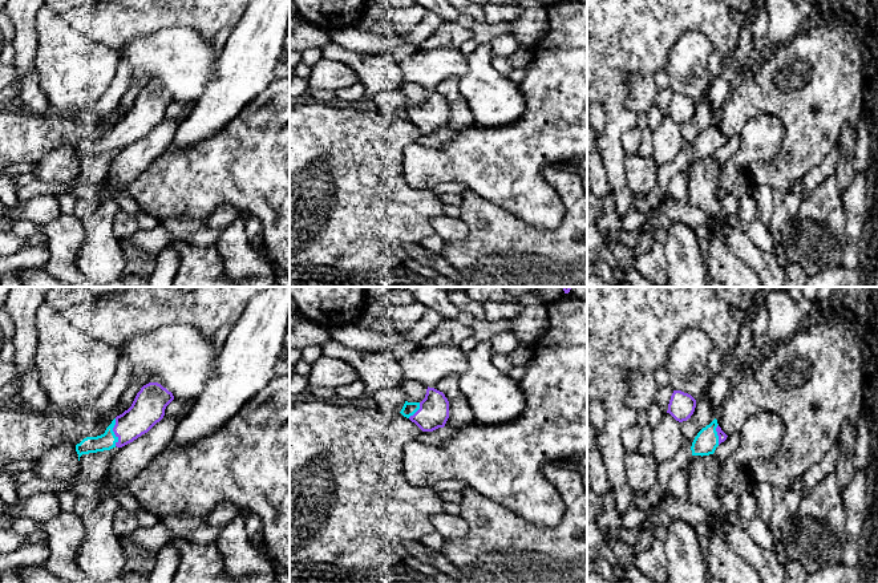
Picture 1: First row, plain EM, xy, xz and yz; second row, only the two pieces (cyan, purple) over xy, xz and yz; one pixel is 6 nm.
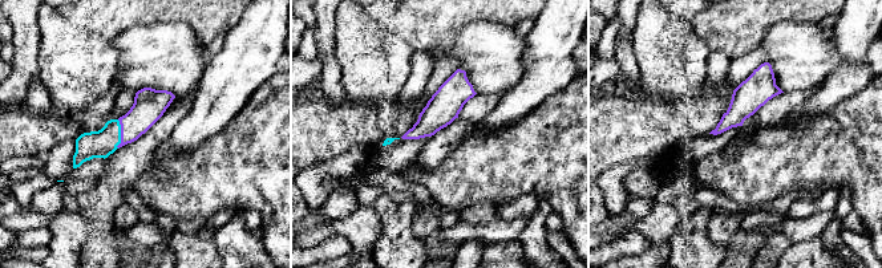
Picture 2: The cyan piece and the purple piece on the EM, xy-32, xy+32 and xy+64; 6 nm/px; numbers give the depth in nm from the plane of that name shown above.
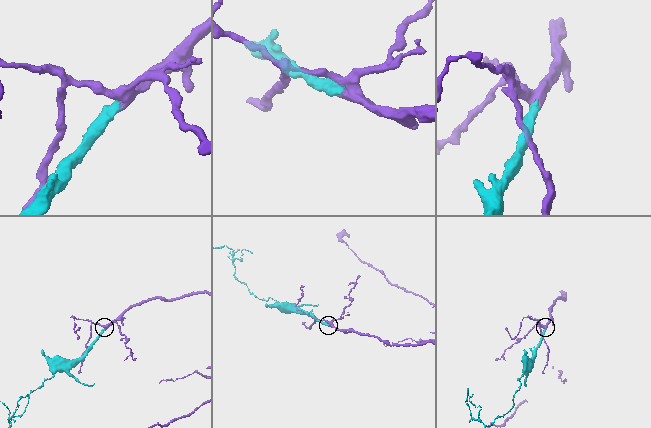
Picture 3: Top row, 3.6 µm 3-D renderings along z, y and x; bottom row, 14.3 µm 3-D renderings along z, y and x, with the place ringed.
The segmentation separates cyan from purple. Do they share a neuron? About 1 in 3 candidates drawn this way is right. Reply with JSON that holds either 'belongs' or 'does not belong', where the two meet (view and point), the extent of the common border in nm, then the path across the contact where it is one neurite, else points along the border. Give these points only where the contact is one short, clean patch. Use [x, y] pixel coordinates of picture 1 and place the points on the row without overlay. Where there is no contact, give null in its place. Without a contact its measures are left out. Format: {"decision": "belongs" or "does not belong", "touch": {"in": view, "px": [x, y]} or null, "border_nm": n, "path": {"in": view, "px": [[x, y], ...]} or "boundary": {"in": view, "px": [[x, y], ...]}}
{"decision": "belongs", "touch": {"in": "xy", "px": [113, 134]}, "border_nm": 170}

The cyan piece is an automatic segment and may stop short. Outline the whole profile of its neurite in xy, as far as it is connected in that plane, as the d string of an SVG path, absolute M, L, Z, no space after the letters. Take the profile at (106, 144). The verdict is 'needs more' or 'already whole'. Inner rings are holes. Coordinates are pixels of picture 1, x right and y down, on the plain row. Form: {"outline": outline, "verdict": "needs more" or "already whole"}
{"outline": "M161 86L143 88L132 109L117 118L104 137L86 139L76 147L78 163L82 157L122 150L147 135L163 121L165 112L173 102L173 96Z", "verdict": "needs more"}

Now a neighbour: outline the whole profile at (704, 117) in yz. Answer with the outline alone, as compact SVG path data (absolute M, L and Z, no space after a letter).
M707 97L701 98L696 104L696 110L693 117L687 122L680 125L681 134L684 137L683 150L669 162L659 166L658 182L655 187L644 197L635 198L634 207L644 214L651 215L659 202L668 194L668 185L671 179L680 171L685 171L692 159L692 145L697 135L709 127L717 116L713 113L712 106Z

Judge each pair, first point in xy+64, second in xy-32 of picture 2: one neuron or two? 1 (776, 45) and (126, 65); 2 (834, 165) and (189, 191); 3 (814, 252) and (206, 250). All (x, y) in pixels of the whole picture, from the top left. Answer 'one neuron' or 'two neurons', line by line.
1: one neuron
2: one neuron
3: one neuron

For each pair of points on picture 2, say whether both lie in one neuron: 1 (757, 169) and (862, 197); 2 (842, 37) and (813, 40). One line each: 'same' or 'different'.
1: same
2: different

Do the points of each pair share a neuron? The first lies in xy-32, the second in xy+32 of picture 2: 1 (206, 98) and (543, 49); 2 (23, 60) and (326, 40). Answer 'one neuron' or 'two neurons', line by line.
1: one neuron
2: one neuron

